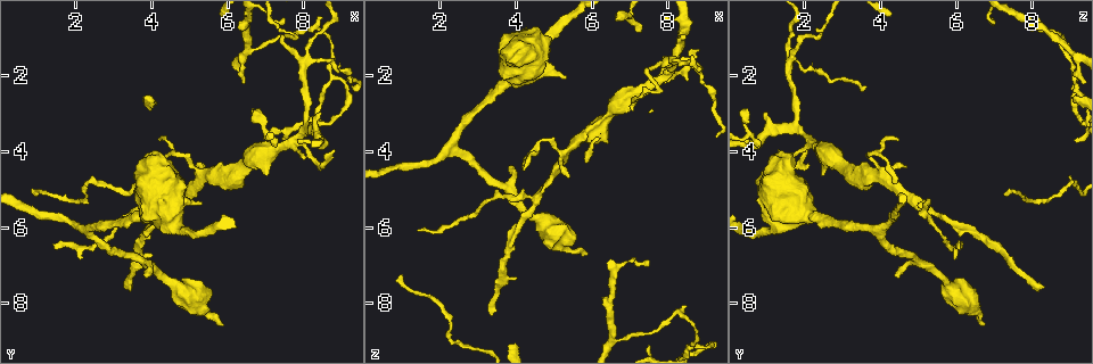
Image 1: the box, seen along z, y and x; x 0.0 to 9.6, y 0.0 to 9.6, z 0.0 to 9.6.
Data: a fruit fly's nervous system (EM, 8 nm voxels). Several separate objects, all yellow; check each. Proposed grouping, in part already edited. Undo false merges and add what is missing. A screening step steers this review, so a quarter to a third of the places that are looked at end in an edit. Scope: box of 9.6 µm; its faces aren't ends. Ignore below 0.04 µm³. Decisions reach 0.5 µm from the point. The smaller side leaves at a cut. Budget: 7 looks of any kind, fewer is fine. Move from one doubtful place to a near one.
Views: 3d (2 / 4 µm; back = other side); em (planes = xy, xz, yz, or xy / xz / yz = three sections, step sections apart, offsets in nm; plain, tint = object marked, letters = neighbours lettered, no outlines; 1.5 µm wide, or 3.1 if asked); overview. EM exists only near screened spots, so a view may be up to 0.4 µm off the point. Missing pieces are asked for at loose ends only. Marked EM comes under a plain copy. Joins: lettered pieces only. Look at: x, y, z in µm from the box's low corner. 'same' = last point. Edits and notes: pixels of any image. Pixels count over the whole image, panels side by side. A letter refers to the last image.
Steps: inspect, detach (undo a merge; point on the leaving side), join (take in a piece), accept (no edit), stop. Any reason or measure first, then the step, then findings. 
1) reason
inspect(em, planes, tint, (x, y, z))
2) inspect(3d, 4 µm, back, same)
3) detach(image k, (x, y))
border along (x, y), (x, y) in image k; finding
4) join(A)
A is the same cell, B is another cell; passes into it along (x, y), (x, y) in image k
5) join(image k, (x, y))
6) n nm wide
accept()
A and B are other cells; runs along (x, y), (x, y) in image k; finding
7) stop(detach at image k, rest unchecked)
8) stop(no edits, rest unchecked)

branch stops here
inspect(3d, 2 µm, (8.80, 3.95, 1.35))

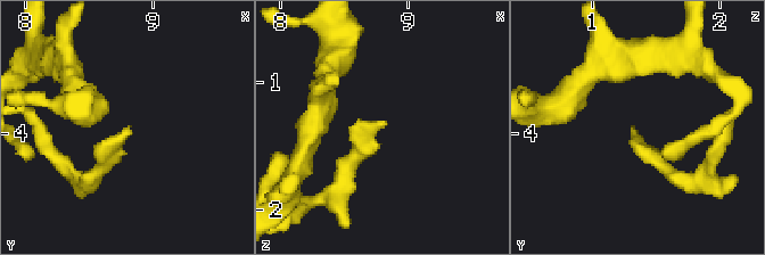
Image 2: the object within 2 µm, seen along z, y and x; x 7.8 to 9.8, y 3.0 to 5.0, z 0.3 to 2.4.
need the tissue
inspect(em, yz, step 4, tint, (8.80, 3.96, 1.34))

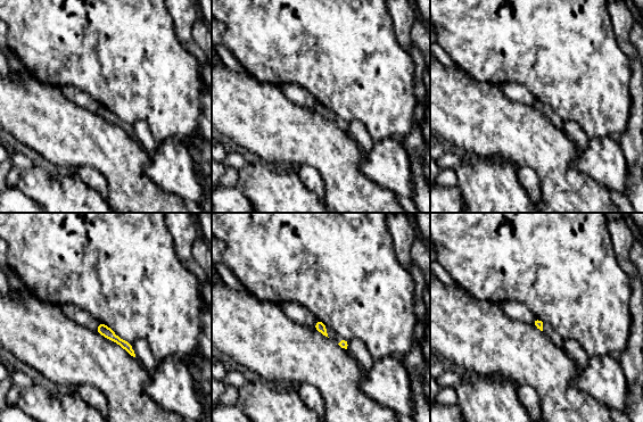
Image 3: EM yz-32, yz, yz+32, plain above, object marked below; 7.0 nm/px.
another direction
inspect(em, planes, letters, same)

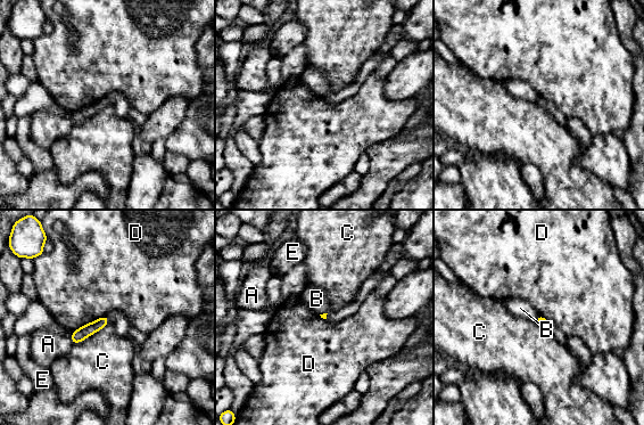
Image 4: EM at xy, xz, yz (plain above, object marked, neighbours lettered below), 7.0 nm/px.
accept()
A, B, C, D and E are other cells; border along (107, 315), (87, 323), (72, 332) in image 4; none of them fits

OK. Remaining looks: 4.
branch stops here
inspect(em, xy, step 4, letters, (5.35, 5.40, 2.10))

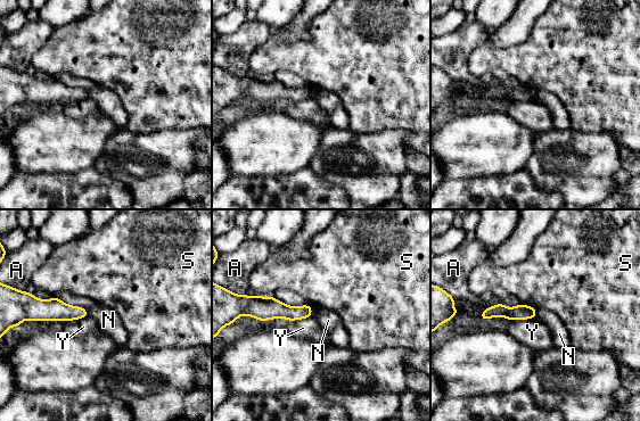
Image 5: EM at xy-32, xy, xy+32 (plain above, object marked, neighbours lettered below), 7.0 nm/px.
cut it another way
inspect(em, planes, letters, same)

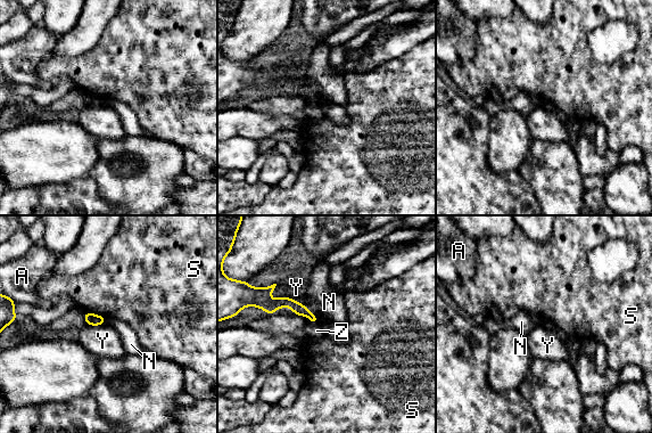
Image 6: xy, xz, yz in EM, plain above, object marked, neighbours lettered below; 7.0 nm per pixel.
accept()
A, N, S, Y and Z are other cells; border along (285, 295), (299, 301), (318, 323) in image 6; no lettered piece goes on from it

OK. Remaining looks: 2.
a narrow waist
inspect(em, planes, letters, (3.10, 5.85, 2.80))

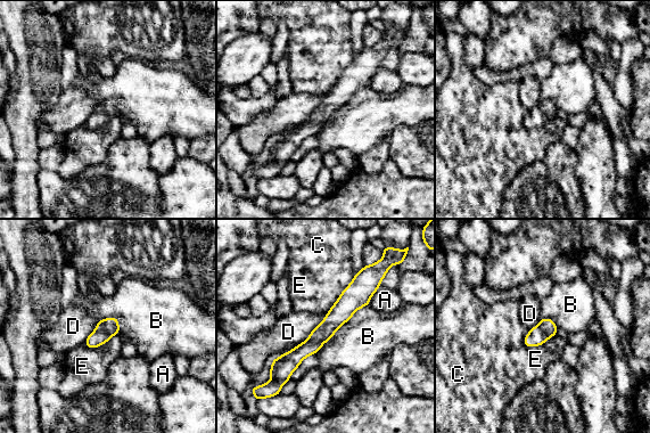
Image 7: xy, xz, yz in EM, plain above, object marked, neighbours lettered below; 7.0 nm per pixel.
accept()
A, B, C, D and E are other cells; continuous, no second neuron

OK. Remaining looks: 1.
stop(no edits, rest unchecked)

